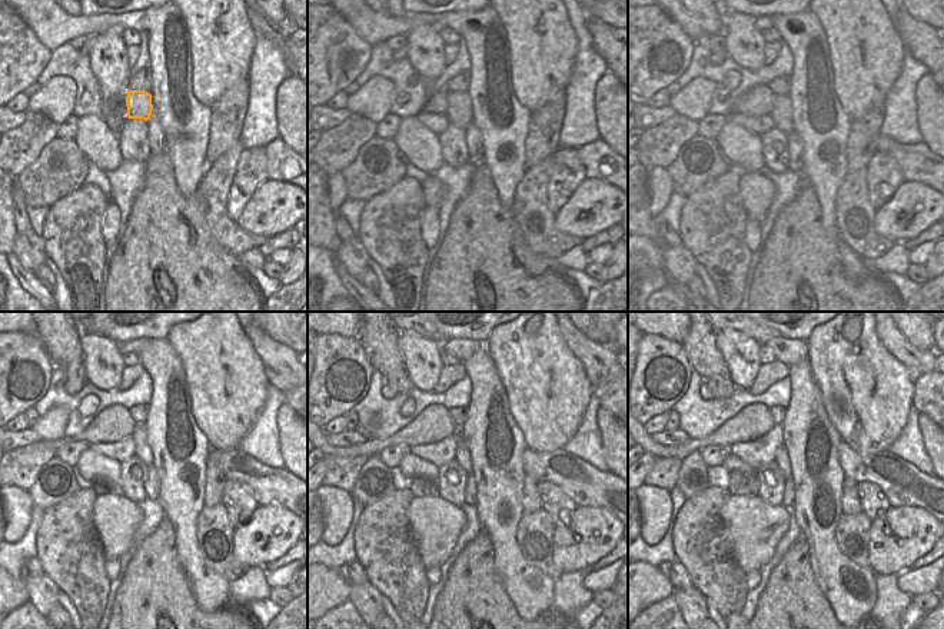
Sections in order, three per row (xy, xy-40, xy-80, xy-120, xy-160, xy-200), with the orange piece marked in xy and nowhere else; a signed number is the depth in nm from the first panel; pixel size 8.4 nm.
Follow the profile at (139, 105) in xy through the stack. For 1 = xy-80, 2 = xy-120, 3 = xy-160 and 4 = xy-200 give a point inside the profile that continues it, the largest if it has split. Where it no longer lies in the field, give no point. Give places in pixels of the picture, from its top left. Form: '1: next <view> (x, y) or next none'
1: next xy-80 (781, 112)
2: next xy-120 (142, 449)
3: next xy-160 (462, 455)
4: next xy-200 (781, 458)

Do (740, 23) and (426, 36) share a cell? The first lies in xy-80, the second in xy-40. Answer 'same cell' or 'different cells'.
same cell

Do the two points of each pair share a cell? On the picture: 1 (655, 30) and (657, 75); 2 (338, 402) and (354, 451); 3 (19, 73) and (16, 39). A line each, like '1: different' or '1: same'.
1: same
2: different
3: same

